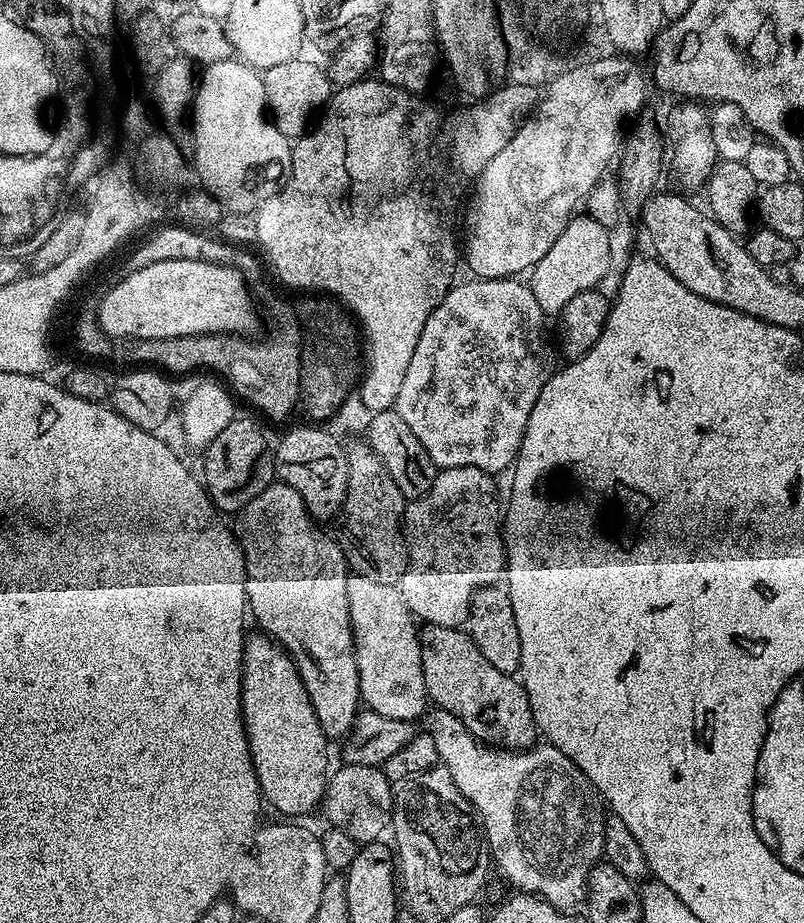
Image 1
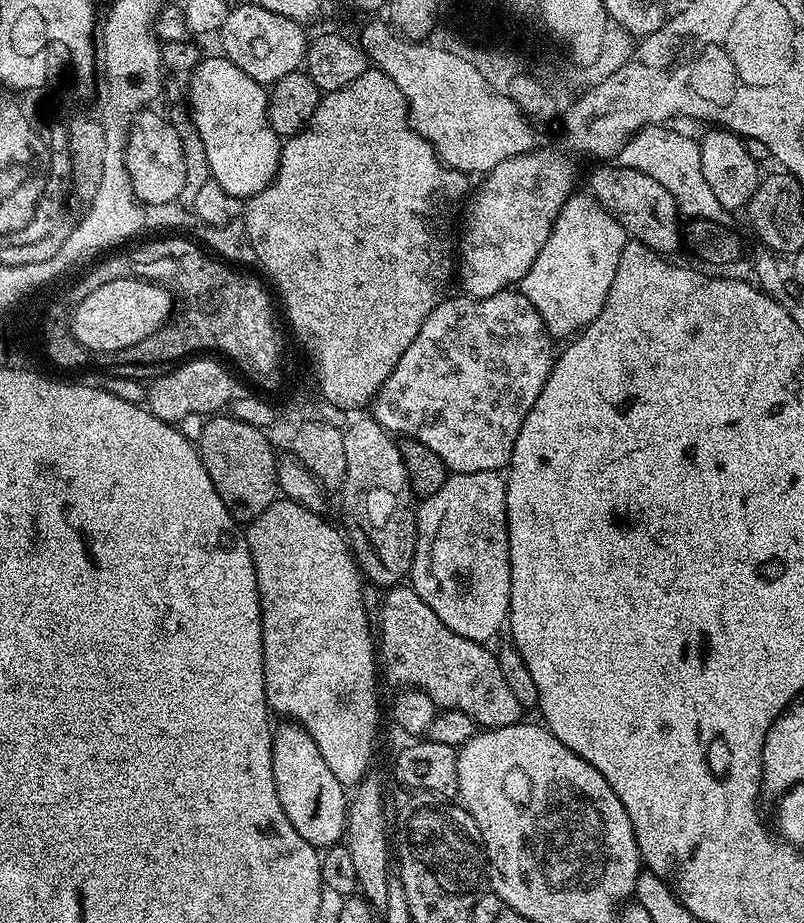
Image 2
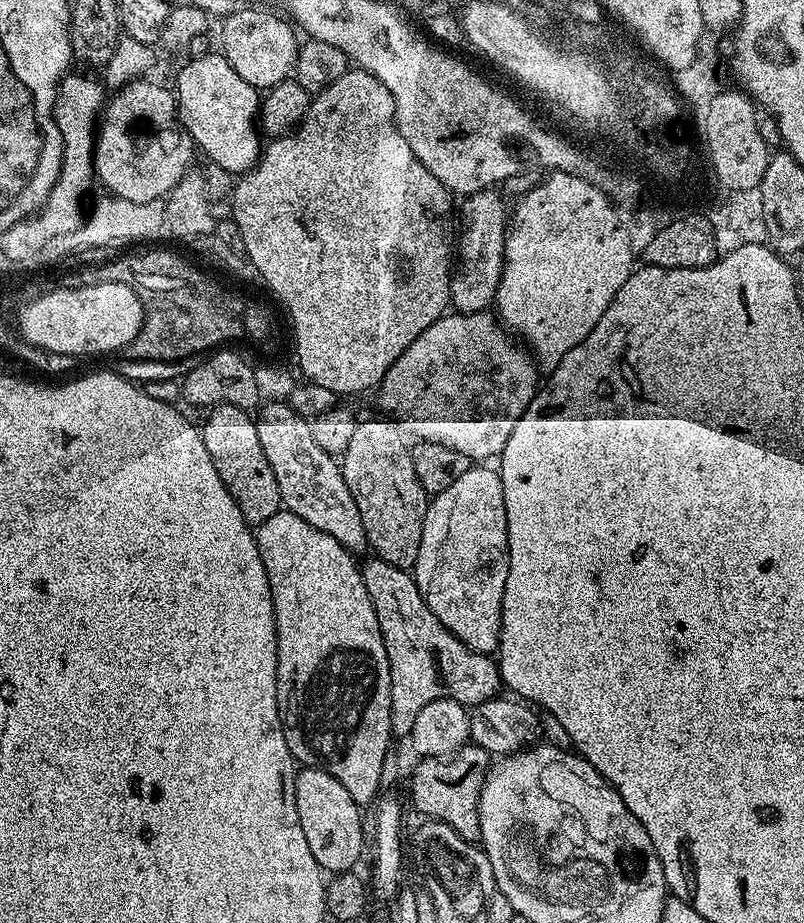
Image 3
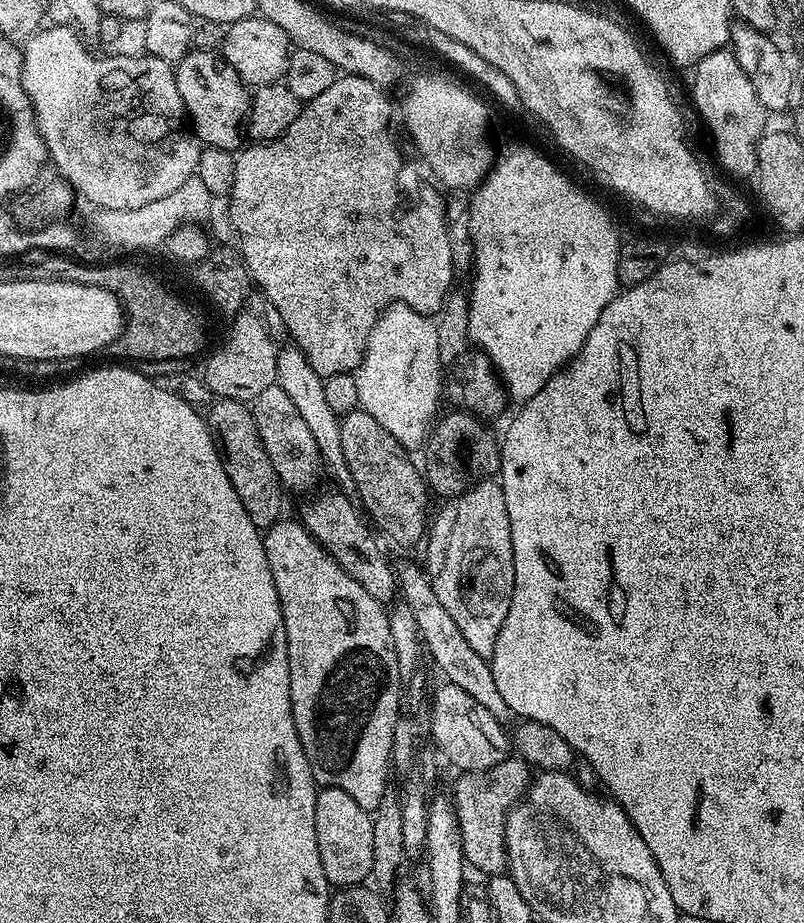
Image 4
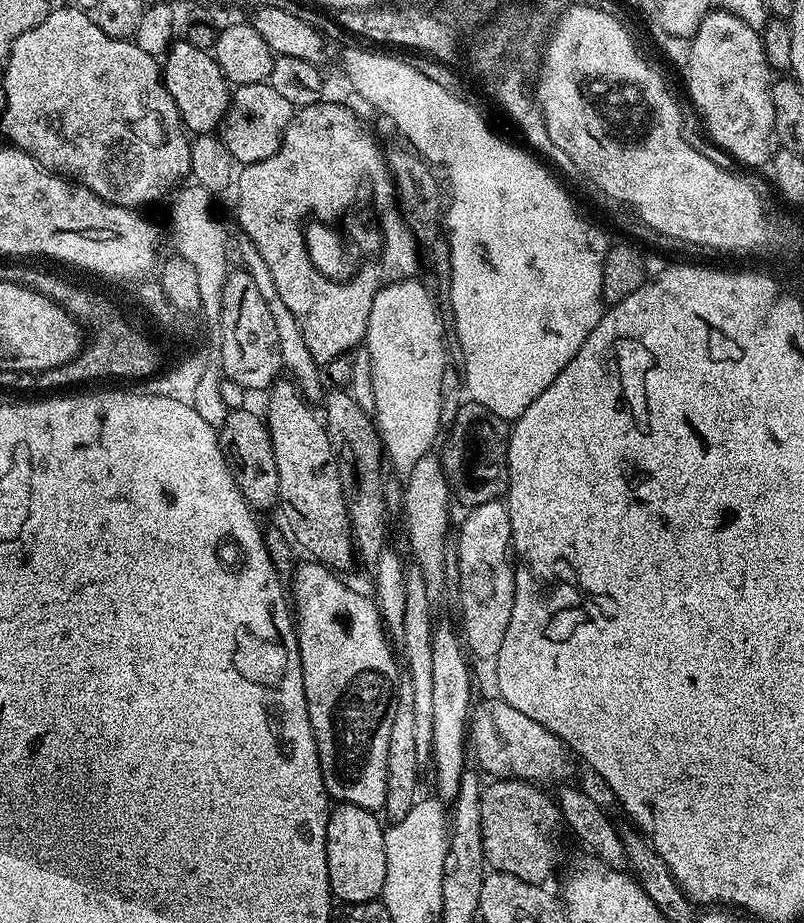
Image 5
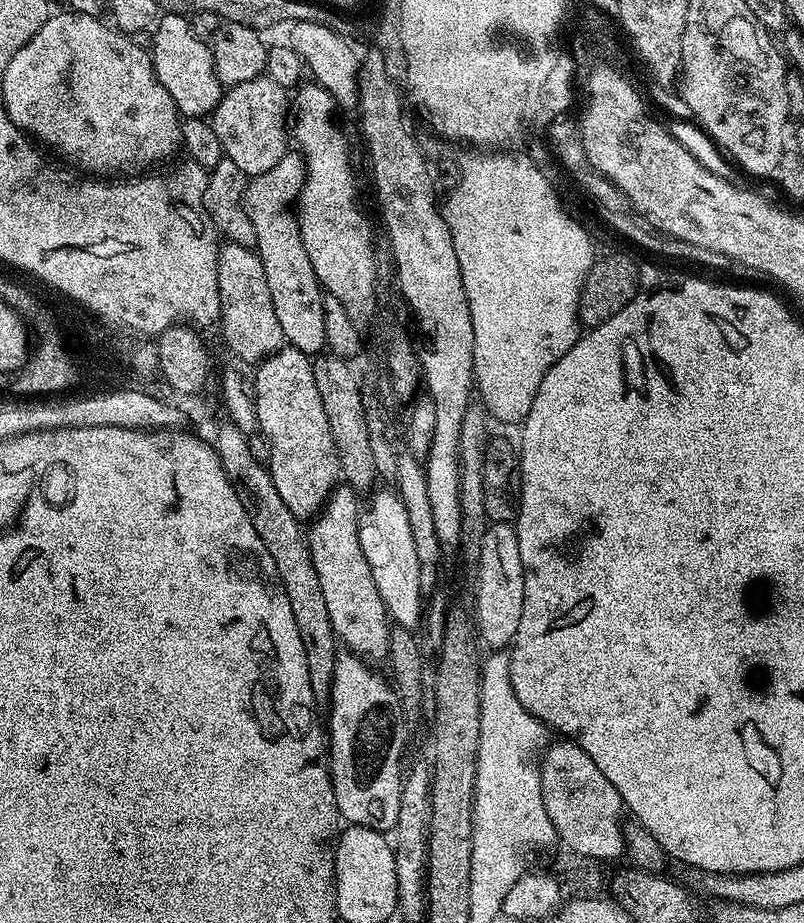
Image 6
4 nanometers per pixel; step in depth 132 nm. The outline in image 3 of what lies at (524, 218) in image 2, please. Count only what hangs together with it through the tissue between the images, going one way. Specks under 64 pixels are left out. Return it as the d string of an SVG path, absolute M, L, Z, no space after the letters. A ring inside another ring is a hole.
M485 190L474 192L471 196L463 197L464 209L460 216L464 219L464 229L458 232L458 259L452 269L452 281L450 282L450 304L457 313L483 312L496 299L498 282L502 278L504 269L504 237L508 231L510 219L509 209L504 209L504 200L499 196L499 191Z

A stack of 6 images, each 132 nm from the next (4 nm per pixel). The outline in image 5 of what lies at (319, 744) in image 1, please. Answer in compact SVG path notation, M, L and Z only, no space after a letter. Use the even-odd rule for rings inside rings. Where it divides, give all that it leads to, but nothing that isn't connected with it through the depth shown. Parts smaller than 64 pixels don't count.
M337 803L328 813L326 826L326 862L332 895L344 904L365 904L377 899L386 881L385 825L375 811Z

